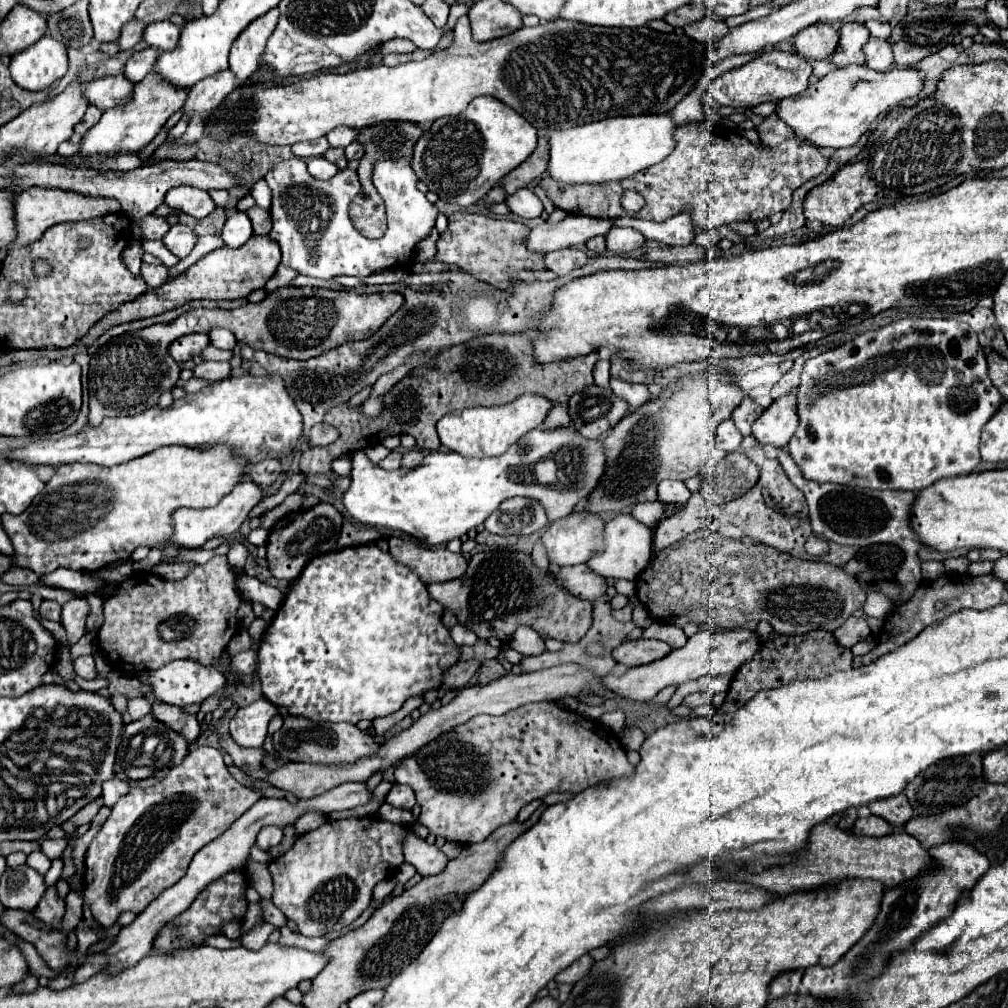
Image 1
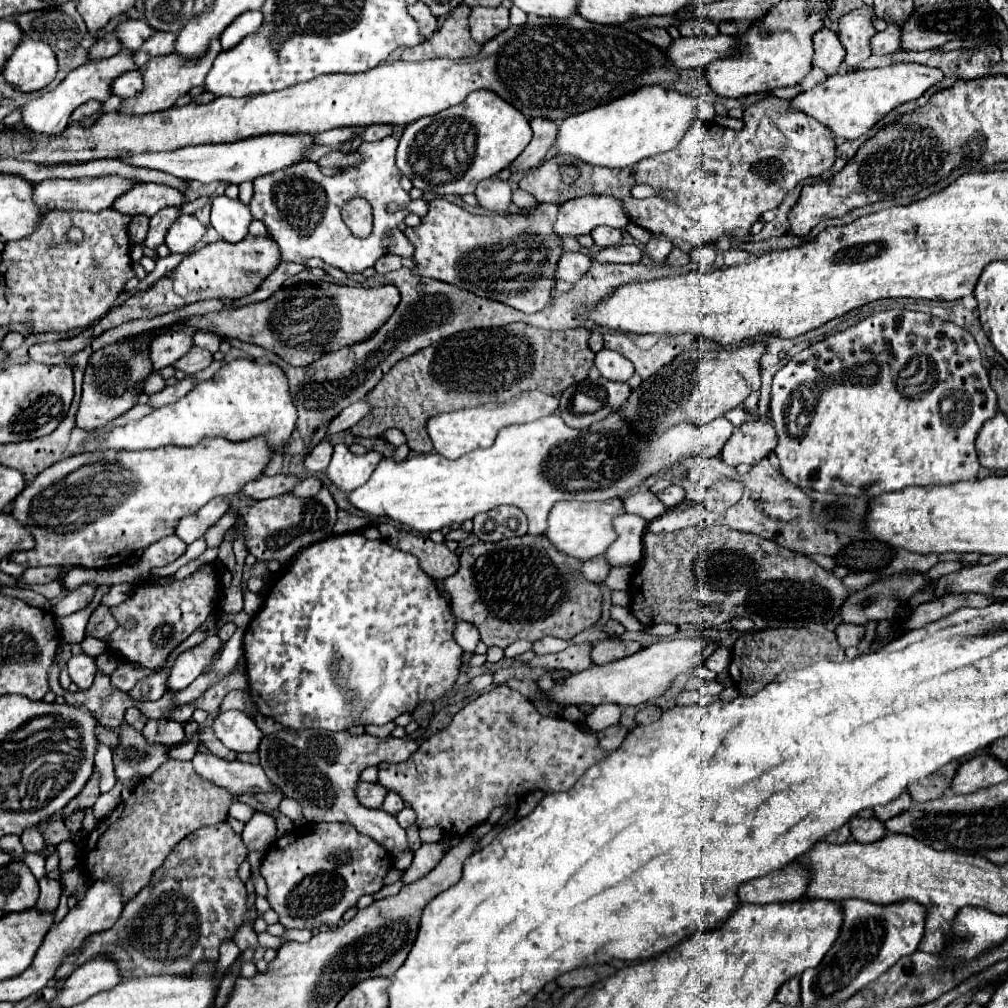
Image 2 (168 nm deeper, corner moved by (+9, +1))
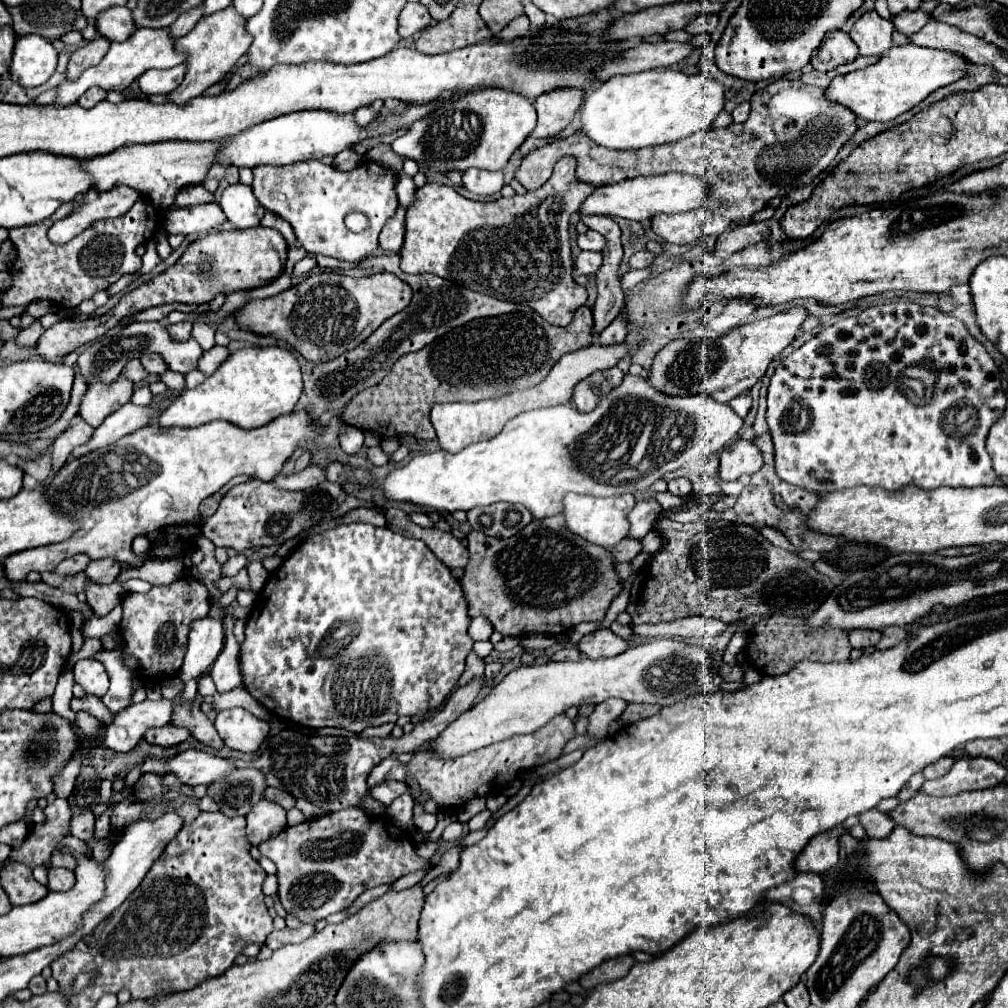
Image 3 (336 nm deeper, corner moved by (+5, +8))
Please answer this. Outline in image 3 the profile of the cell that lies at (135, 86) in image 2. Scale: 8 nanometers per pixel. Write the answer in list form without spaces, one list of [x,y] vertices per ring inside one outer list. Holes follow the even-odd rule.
[[[179,64],[171,70],[147,70],[135,82],[137,82],[139,90],[147,96],[169,94],[169,92],[173,92],[173,88],[177,88],[181,84],[183,76],[185,76],[185,66]]]

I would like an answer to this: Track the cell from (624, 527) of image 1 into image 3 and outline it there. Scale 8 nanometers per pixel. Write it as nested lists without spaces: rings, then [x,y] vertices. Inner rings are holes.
[[[651,500],[651,502],[637,502],[635,508],[629,512],[627,520],[631,524],[629,528],[629,534],[627,538],[633,538],[633,540],[641,540],[655,524],[655,520],[661,516],[663,508],[659,508],[659,502],[657,500]]]

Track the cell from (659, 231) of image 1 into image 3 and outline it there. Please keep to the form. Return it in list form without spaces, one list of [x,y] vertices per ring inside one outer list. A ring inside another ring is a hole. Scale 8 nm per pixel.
[[[645,248],[645,250],[639,250],[635,256],[631,256],[629,264],[631,264],[631,268],[645,268],[645,266],[649,266],[655,258],[657,258],[657,254]]]

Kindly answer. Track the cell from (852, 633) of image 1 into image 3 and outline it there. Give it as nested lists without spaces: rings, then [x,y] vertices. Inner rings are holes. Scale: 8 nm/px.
[[[851,630],[849,632],[849,642],[853,648],[867,648],[875,646],[875,642],[881,638],[879,630]]]

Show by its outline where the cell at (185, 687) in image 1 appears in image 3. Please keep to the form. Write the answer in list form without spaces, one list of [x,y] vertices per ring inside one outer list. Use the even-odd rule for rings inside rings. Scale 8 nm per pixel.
[[[203,618],[193,622],[185,660],[179,670],[179,678],[185,682],[207,674],[207,670],[213,666],[219,652],[223,650],[223,640],[225,640],[225,632],[219,620]]]

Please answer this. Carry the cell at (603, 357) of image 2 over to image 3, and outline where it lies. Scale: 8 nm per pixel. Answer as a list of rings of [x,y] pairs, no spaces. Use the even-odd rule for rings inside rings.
[[[619,316],[599,334],[599,342],[601,346],[617,346],[625,340],[625,336],[627,336],[627,322]]]

